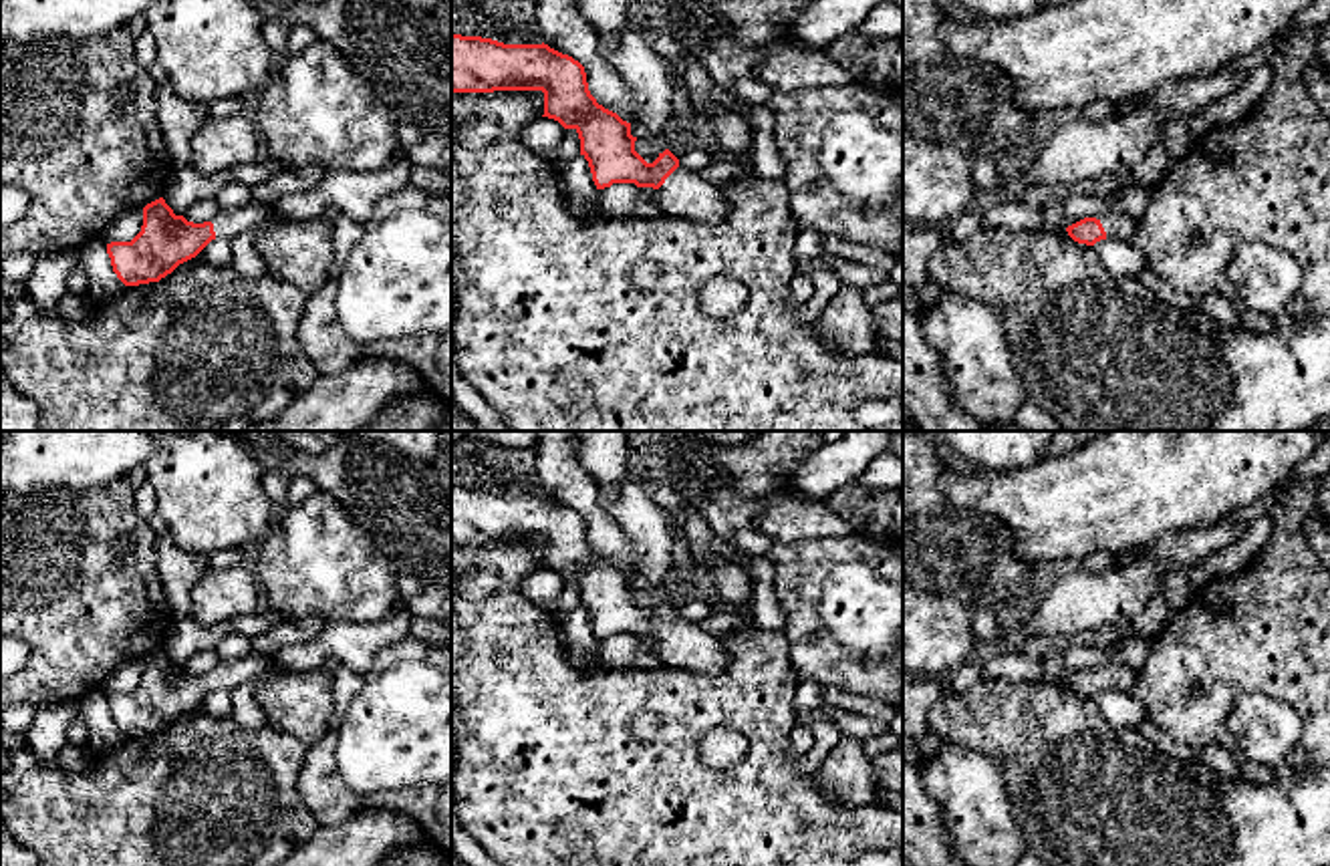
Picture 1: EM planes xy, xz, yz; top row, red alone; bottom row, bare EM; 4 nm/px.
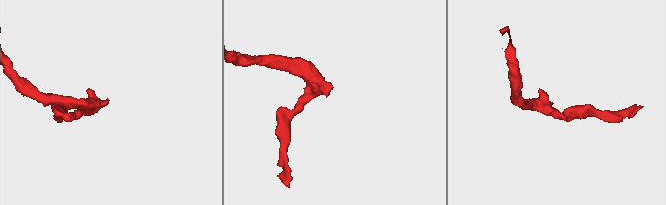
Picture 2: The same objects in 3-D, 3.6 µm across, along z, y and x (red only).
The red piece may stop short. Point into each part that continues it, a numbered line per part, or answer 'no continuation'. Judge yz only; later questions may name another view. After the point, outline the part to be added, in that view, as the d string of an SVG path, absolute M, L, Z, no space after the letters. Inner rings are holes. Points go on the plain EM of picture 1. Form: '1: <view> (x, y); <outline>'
1: yz (1117, 677); M1122 665L1104 667L1100 675L1110 691L1130 691L1139 677Z

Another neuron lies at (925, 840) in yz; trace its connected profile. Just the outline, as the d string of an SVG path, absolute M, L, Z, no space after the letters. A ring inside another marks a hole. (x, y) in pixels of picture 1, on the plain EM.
M903 759L903 866L967 866L953 854L943 810Z

